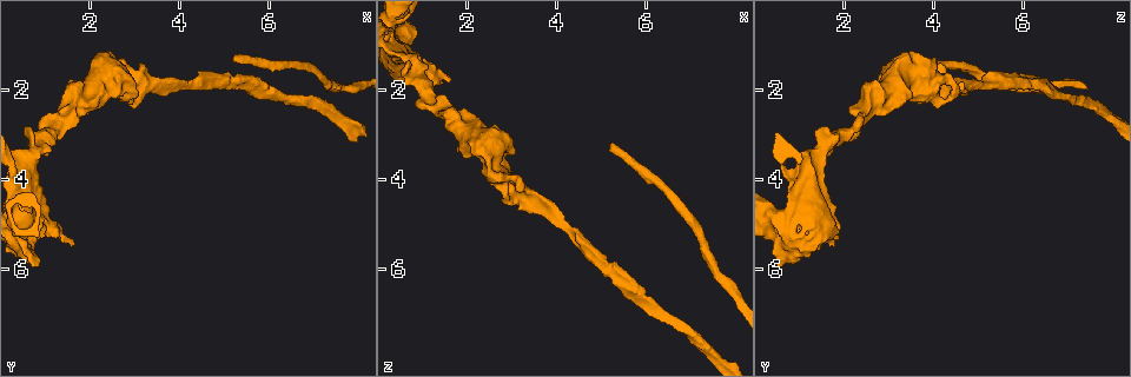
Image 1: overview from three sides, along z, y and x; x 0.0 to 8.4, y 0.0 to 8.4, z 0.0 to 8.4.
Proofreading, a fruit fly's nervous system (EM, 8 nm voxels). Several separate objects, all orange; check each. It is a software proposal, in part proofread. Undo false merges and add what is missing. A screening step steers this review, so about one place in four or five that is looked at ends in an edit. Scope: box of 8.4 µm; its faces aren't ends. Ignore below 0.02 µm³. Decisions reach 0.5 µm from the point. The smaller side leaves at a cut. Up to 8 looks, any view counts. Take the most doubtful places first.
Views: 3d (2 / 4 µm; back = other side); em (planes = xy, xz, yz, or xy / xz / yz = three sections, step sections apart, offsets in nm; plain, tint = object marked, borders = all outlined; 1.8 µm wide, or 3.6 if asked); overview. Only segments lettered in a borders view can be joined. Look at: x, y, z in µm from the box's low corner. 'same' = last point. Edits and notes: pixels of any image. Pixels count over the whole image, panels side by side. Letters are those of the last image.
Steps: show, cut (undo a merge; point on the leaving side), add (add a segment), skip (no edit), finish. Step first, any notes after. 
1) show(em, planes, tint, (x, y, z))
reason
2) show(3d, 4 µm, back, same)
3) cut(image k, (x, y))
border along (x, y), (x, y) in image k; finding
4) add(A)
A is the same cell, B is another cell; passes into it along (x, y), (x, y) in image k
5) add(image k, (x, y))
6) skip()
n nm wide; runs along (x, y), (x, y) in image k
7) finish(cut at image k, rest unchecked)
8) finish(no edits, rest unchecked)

show(3d, 4 µm, (2.60, 1.70, 3.80))
thin arm on a thick one

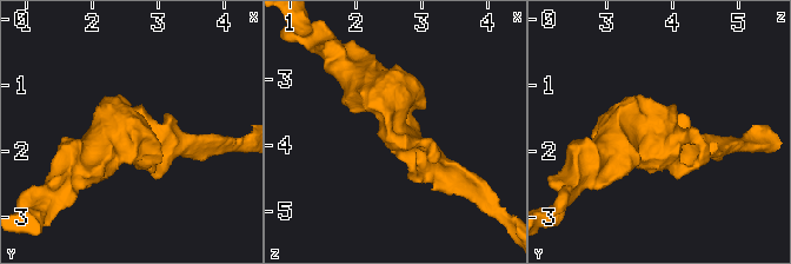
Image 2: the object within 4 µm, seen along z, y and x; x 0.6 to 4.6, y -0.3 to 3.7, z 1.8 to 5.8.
show(em, planes, plain, (2.60, 1.70, 3.85))

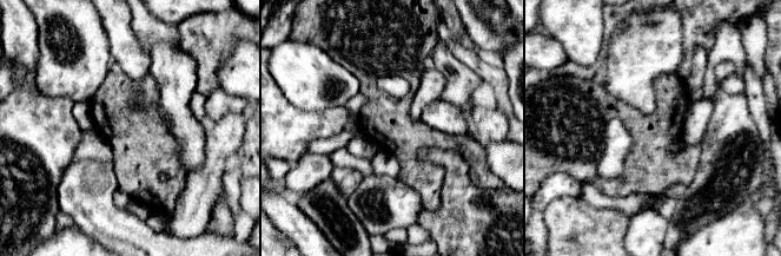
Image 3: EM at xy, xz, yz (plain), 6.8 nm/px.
show(em, planes, borders, same)

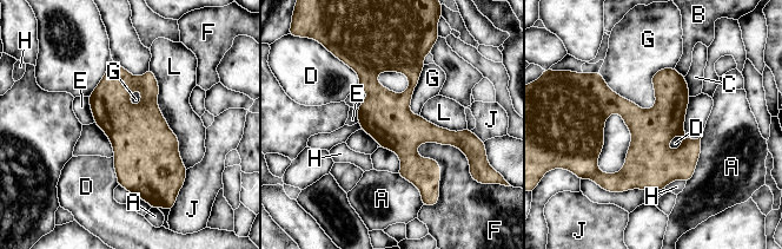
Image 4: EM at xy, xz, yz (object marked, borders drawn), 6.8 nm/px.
skip()
A, B, C, D, E, F, G, H, J and L are other cells; border along (674, 67), (649, 109), (598, 72) in image 4; all the same neuron

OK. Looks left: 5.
show(em, 3.6 µm, planes, borders, (1.00, 5.00, 1.70))
abrupt turn

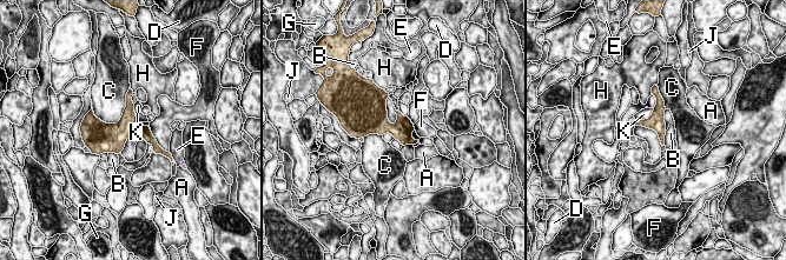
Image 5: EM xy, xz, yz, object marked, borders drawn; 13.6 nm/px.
skip()
A, B, C, D, E, F, G, H, J and K are other cells; continuous, no second neuron

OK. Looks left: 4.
show(em, planes, plain, (0.85, 2.70, 2.35))
an open end

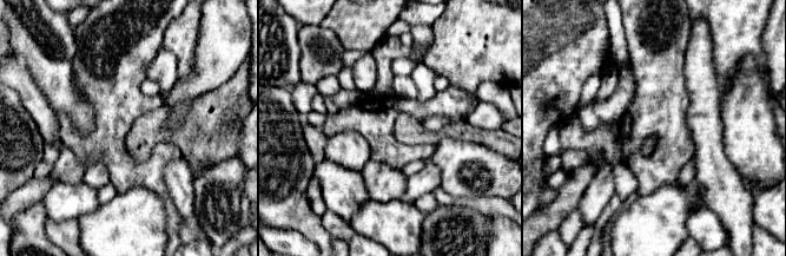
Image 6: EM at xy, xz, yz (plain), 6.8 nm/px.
show(em, planes, borders, same)
what lies round it

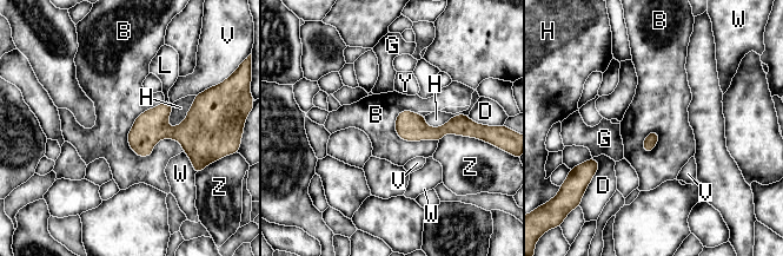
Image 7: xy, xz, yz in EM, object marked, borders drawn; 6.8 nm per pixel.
skip()
B, D, G, H, L, V, W, Y and Z are other cells; border along (127, 132), (139, 156), (184, 151) in image 7; no lettered segment goes on from it

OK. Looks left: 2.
finish(no edits, rest unchecked)

